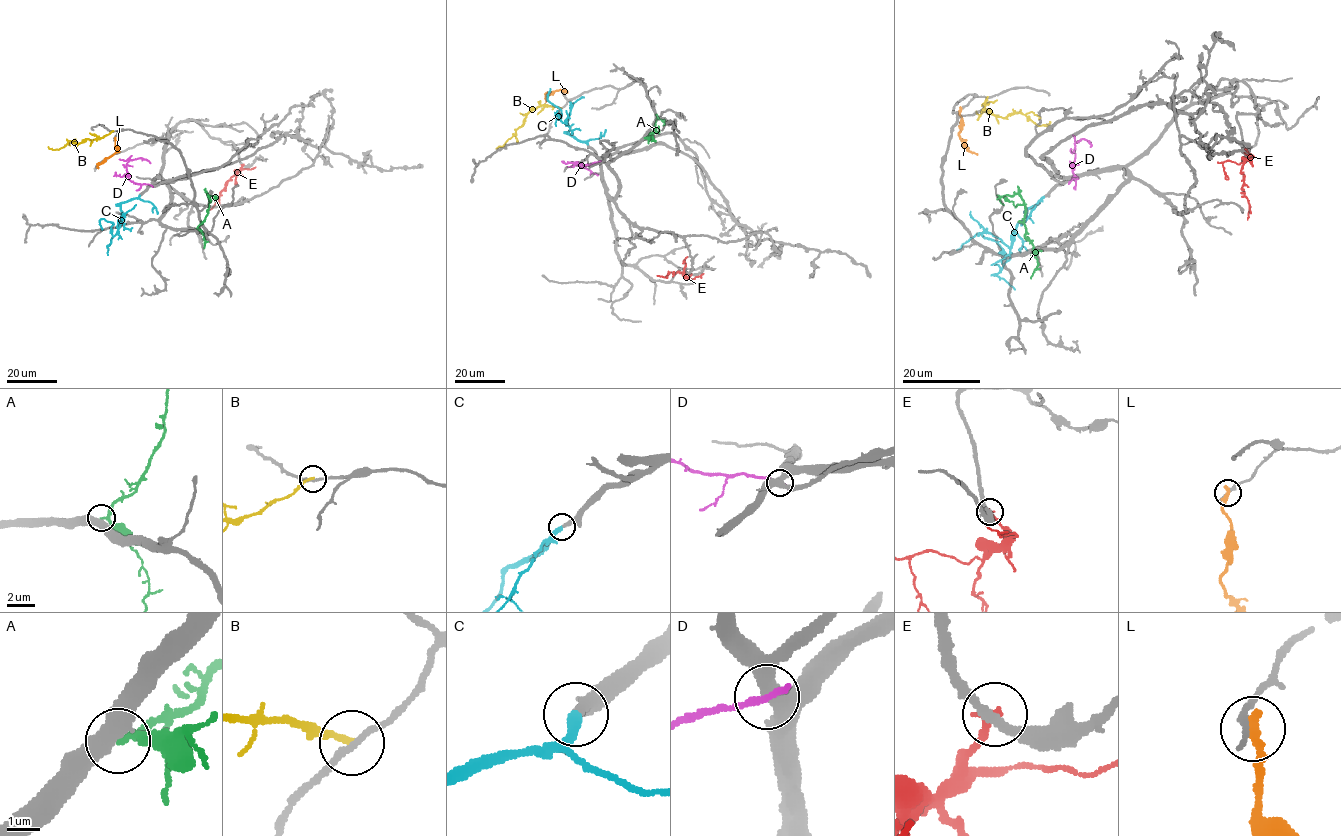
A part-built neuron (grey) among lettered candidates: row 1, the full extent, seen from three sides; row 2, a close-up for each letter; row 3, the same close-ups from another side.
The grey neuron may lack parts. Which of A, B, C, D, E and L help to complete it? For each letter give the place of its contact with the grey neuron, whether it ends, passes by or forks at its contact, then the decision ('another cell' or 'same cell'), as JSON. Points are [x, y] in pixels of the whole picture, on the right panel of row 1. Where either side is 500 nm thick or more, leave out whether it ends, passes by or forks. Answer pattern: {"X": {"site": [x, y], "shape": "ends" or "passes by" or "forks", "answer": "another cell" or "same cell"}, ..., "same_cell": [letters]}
{"A": {"site": [1034, 248], "answer": "another cell"}, "B": {"site": [987, 97], "shape": "ends", "answer": "another cell"}, "C": {"site": [1044, 196], "shape": "ends", "answer": "same cell"}, "D": {"site": [1070, 181], "shape": "ends", "answer": "another cell"}, "E": {"site": [1245, 149], "shape": "ends", "answer": "another cell"}, "L": {"site": [961, 109], "shape": "ends", "answer": "another cell"}, "same_cell": ["C"]}

